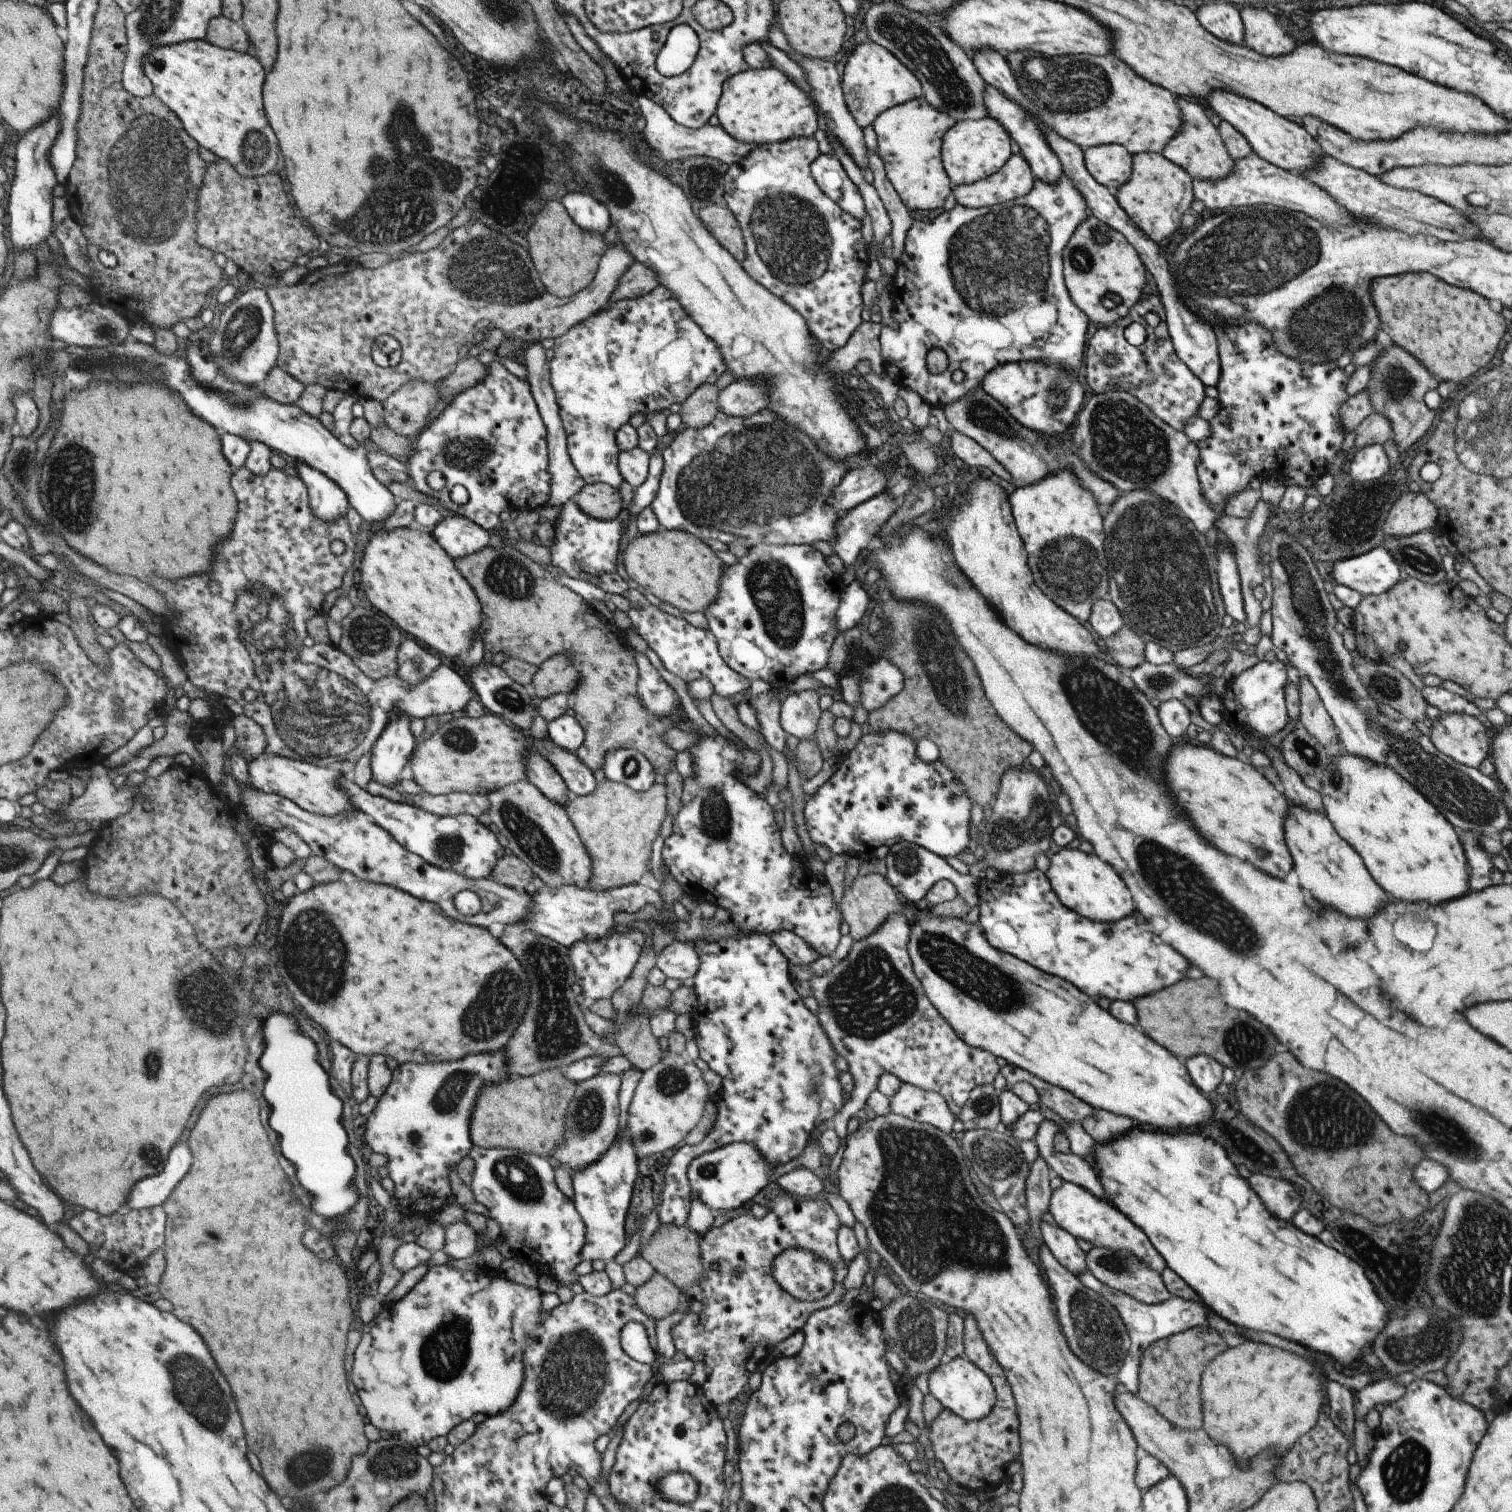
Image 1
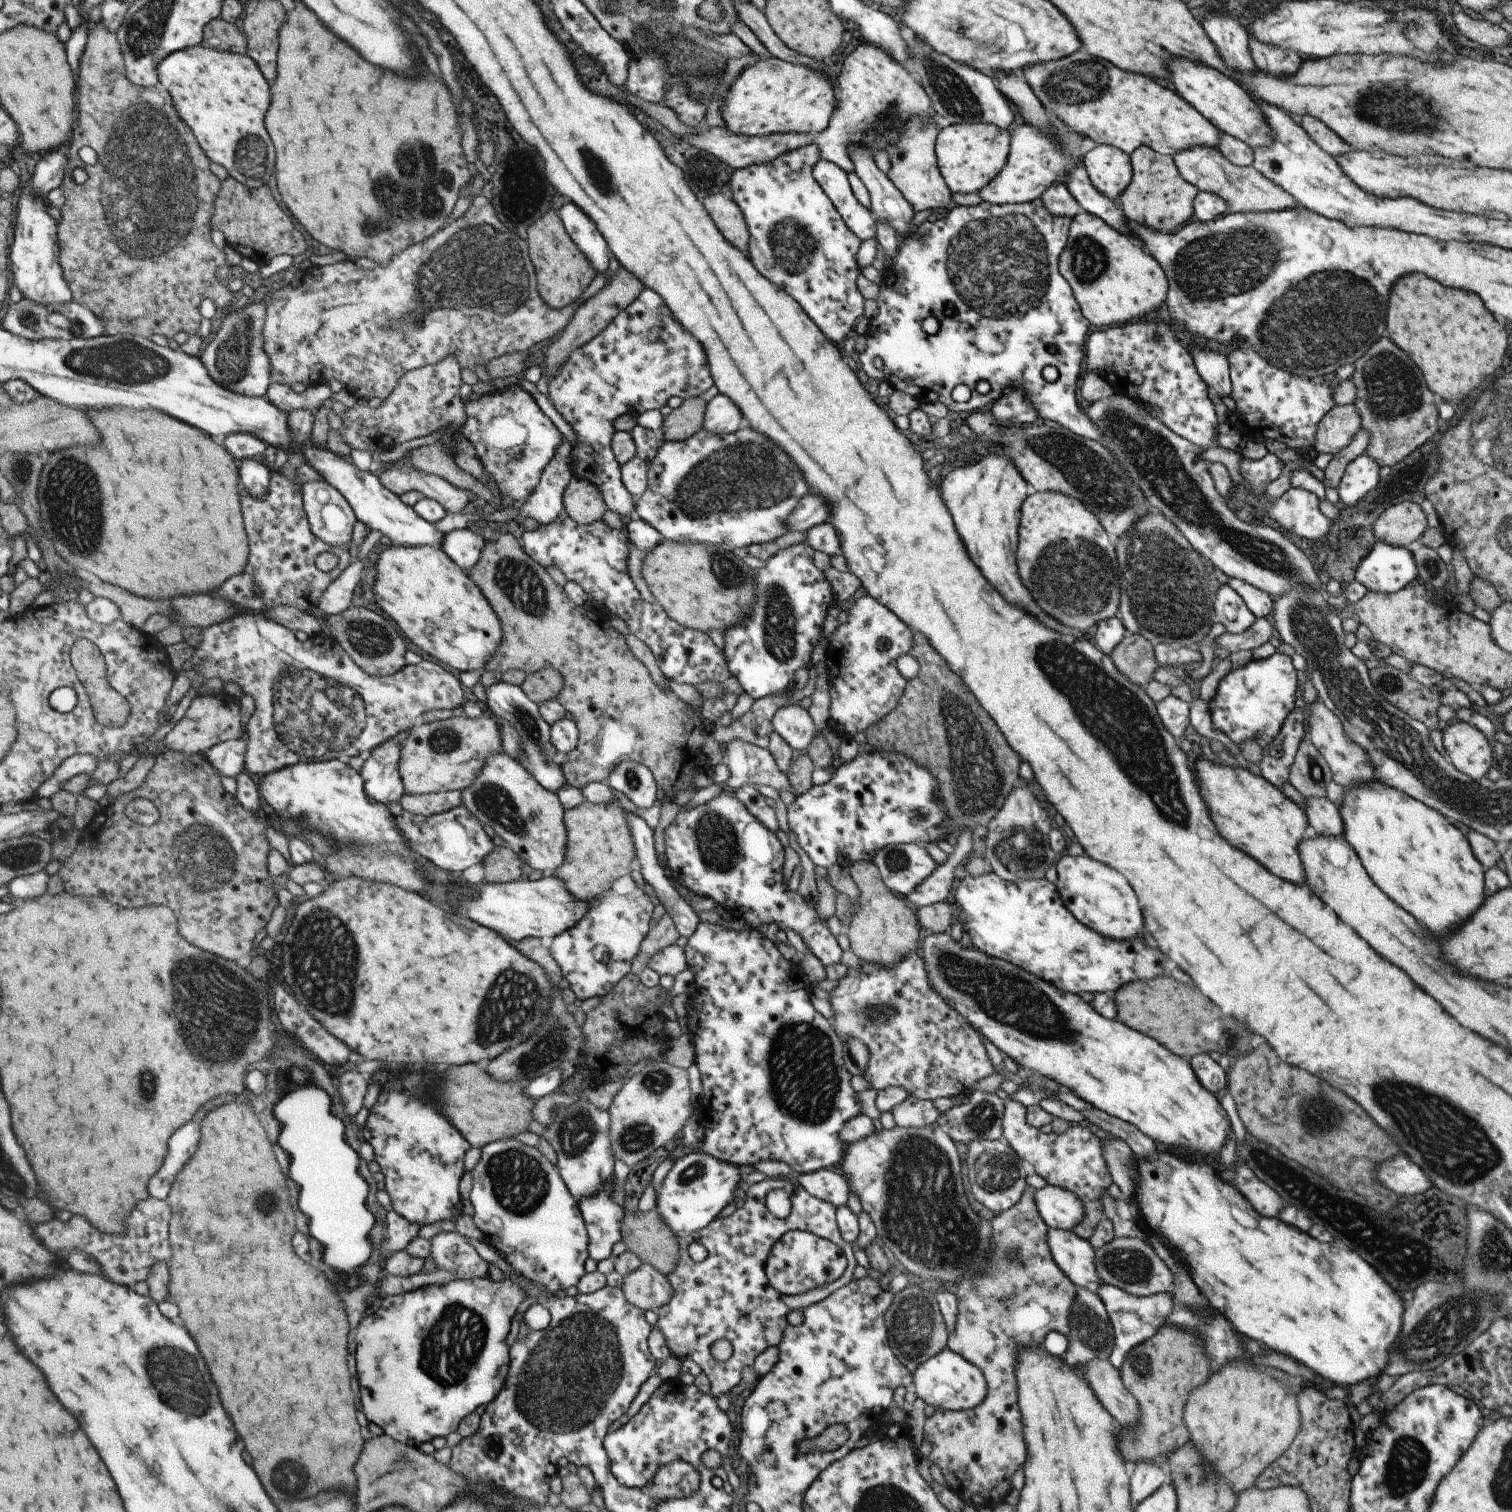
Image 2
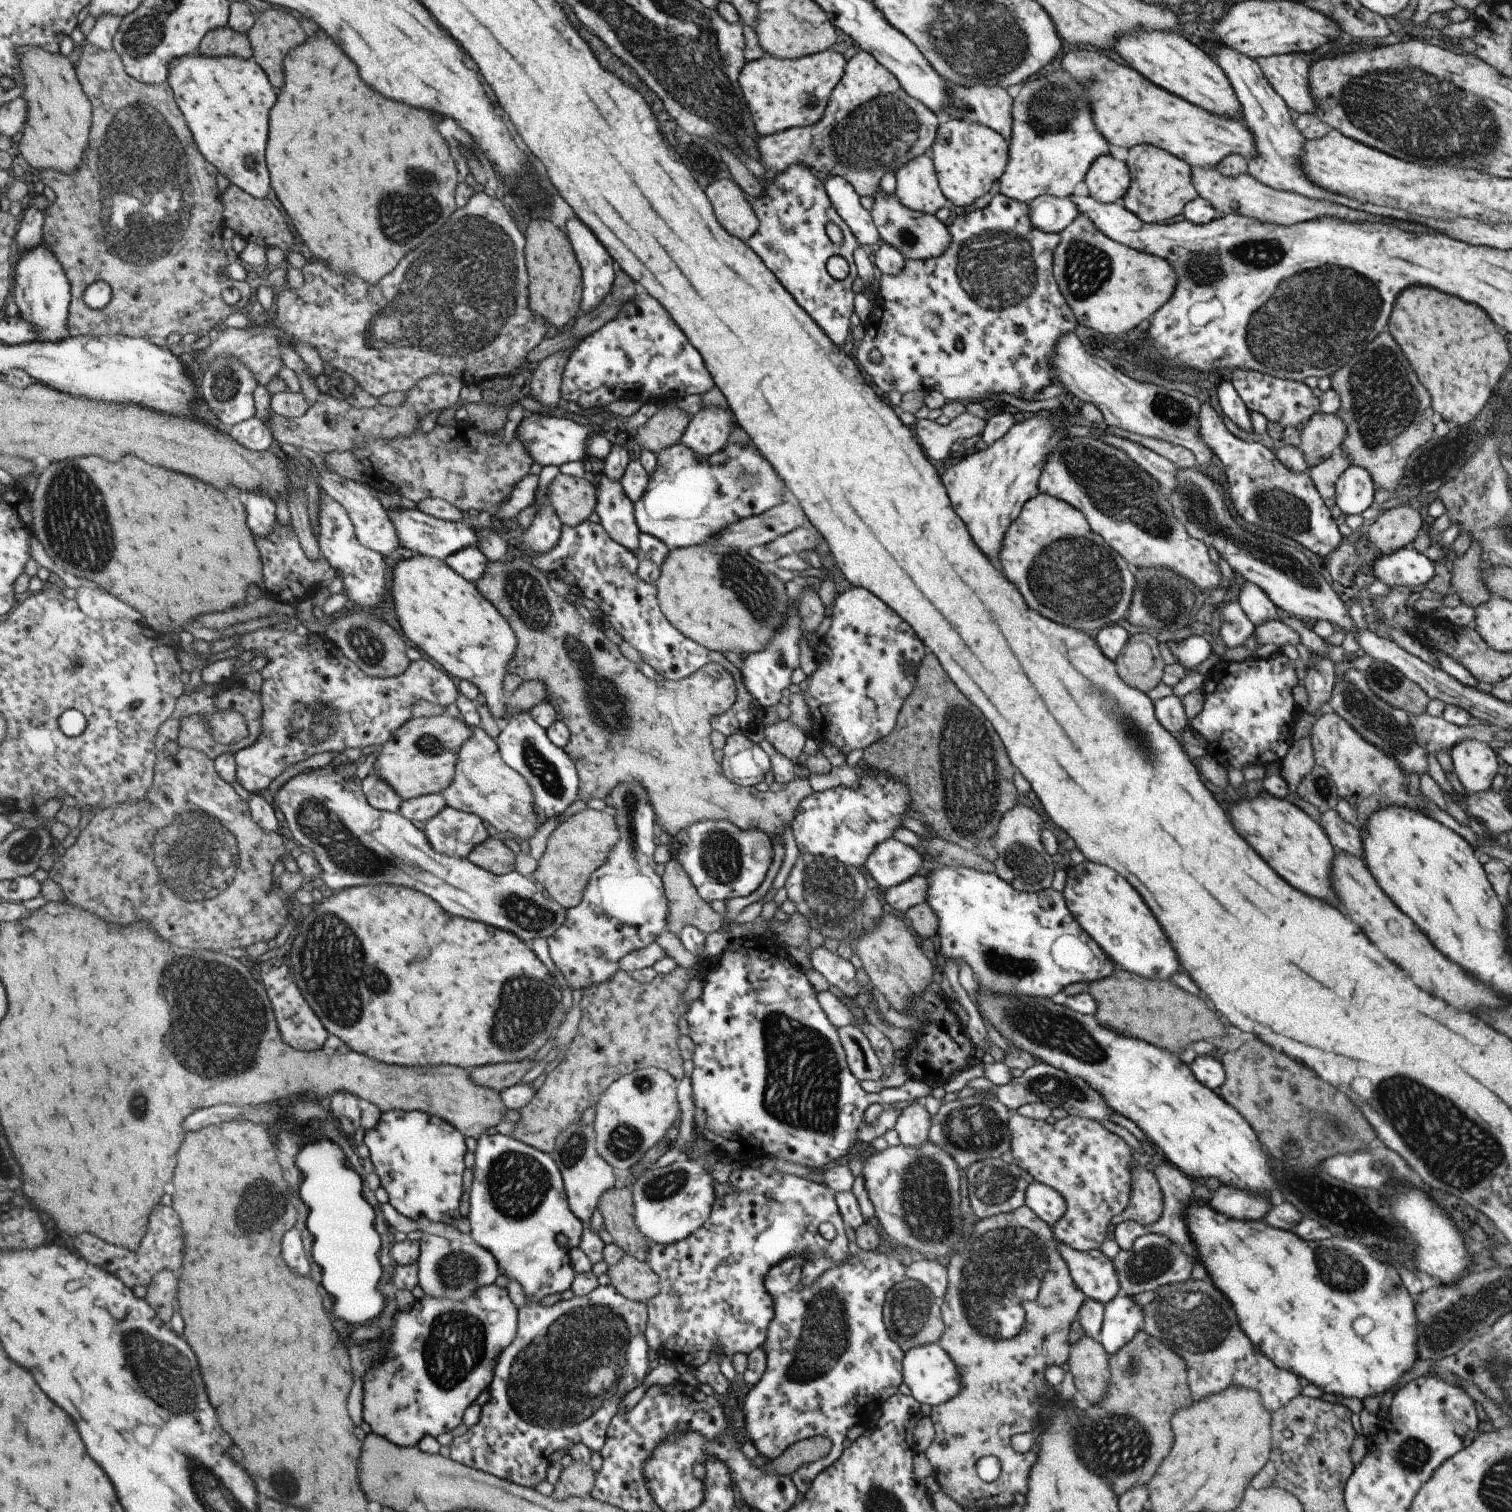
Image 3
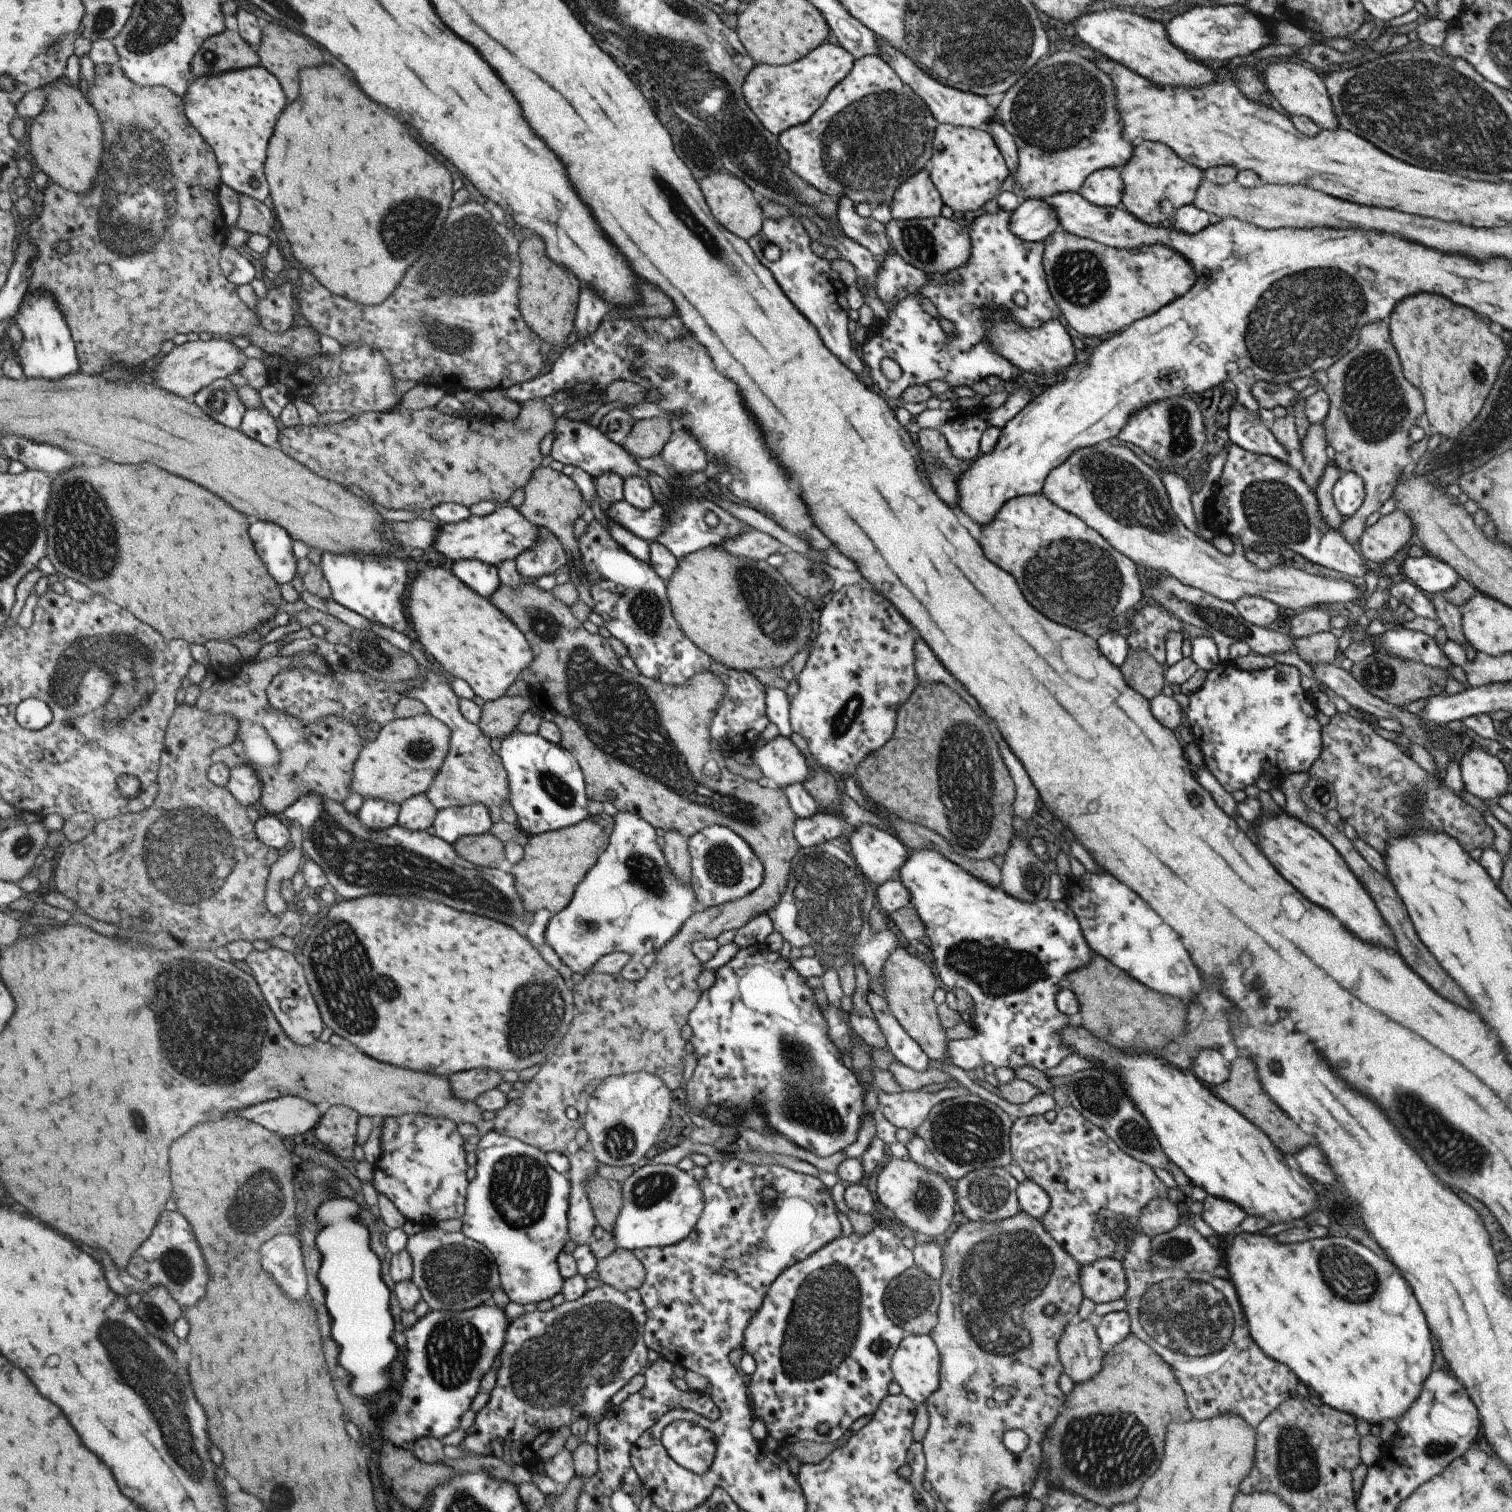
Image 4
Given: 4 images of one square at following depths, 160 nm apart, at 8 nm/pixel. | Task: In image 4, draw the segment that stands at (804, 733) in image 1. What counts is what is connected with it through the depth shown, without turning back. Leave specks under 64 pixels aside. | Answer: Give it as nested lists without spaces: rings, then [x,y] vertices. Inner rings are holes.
[[[776,735],[766,742],[762,747],[753,748],[750,754],[751,761],[759,767],[765,778],[774,780],[781,790],[791,783],[801,783],[809,777],[809,769],[805,764],[805,757],[791,743],[789,737]]]

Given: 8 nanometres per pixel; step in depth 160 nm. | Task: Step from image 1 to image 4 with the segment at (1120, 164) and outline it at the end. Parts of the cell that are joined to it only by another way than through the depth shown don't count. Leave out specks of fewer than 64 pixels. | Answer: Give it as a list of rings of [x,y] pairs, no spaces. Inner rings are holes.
[[[1105,167],[1087,176],[1077,193],[1097,206],[1115,207],[1121,200],[1123,187],[1119,168]]]

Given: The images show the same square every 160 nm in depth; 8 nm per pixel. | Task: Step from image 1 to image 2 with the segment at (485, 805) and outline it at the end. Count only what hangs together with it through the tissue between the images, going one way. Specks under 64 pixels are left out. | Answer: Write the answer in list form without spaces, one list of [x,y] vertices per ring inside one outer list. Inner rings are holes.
[[[462,791],[442,793],[409,794],[400,800],[403,810],[429,818],[464,804]]]

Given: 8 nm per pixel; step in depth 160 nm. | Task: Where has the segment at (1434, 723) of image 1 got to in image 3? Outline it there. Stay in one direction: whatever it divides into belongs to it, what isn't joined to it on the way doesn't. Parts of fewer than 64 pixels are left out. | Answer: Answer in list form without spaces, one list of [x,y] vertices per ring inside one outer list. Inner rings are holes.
[[[1475,739],[1457,741],[1449,750],[1452,772],[1464,790],[1478,793],[1491,787],[1499,759],[1487,743]]]

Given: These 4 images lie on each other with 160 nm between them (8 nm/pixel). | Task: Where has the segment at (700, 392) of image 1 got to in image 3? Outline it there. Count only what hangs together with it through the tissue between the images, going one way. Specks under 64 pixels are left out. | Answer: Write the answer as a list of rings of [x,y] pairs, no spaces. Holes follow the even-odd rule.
[[[673,405],[659,408],[657,412],[638,426],[629,437],[636,439],[640,449],[646,448],[653,454],[680,442],[690,416]]]

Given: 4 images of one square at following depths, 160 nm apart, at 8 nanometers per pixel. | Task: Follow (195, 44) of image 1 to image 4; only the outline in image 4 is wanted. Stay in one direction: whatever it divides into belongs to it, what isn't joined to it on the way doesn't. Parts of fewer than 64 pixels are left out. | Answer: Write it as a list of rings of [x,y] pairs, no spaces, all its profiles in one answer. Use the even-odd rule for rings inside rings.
[[[260,64],[256,67],[227,71],[218,75],[193,76],[189,91],[182,97],[191,124],[198,128],[206,141],[214,148],[219,166],[222,168],[222,182],[239,195],[249,195],[257,200],[269,198],[269,184],[265,176],[267,144],[275,132],[279,114],[287,106],[287,96],[279,84],[279,79]]]

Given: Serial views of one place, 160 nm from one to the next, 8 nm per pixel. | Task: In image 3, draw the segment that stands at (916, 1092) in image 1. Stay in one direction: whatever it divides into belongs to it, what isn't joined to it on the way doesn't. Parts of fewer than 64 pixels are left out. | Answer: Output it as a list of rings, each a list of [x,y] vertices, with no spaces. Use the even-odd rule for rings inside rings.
[[[922,1102],[903,1107],[894,1122],[894,1130],[903,1146],[915,1148],[928,1140],[930,1115]]]

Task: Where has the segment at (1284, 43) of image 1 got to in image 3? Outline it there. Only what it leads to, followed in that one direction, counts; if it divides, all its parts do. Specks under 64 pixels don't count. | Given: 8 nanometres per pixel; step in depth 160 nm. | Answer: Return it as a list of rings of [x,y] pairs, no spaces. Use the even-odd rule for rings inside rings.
[[[1299,53],[1253,58],[1265,80],[1283,102],[1301,113],[1314,112],[1314,100],[1308,90],[1308,65]]]

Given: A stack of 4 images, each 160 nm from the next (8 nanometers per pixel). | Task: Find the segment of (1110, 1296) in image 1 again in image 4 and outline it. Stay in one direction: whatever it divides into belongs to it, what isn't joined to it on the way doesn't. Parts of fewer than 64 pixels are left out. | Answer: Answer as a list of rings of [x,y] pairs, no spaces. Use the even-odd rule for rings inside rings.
[[[1113,1311],[1094,1320],[1094,1332],[1099,1337],[1103,1350],[1120,1343],[1130,1333],[1130,1318],[1127,1311]]]

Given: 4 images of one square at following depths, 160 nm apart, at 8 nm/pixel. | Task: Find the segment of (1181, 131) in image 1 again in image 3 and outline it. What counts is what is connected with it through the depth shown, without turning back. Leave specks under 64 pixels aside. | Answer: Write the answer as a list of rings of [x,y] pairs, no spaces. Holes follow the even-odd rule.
[[[1190,167],[1190,181],[1199,197],[1206,200],[1215,210],[1225,215],[1235,213],[1259,222],[1273,223],[1279,226],[1300,223],[1320,216],[1335,217],[1346,221],[1363,222],[1379,220],[1377,216],[1348,209],[1343,205],[1325,201],[1324,199],[1307,198],[1294,192],[1280,191],[1255,180],[1249,173],[1241,173],[1234,177],[1223,176],[1213,167]]]

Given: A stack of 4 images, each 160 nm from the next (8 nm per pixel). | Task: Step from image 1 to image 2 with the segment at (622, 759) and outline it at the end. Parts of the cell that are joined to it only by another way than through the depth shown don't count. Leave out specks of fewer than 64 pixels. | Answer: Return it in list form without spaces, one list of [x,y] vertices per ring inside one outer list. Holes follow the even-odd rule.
[[[625,759],[618,762],[614,770],[605,779],[607,785],[615,792],[621,792],[637,808],[647,808],[655,802],[657,789],[654,774],[637,761]]]

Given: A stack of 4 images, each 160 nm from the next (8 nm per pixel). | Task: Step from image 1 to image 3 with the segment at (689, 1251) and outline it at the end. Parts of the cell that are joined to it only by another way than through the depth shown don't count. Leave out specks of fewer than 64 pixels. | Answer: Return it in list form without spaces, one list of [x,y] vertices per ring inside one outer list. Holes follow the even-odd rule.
[[[619,1185],[609,1192],[603,1192],[597,1204],[603,1218],[601,1228],[605,1229],[625,1255],[645,1261],[651,1246],[655,1245],[643,1236],[634,1223],[632,1192],[626,1185]]]

